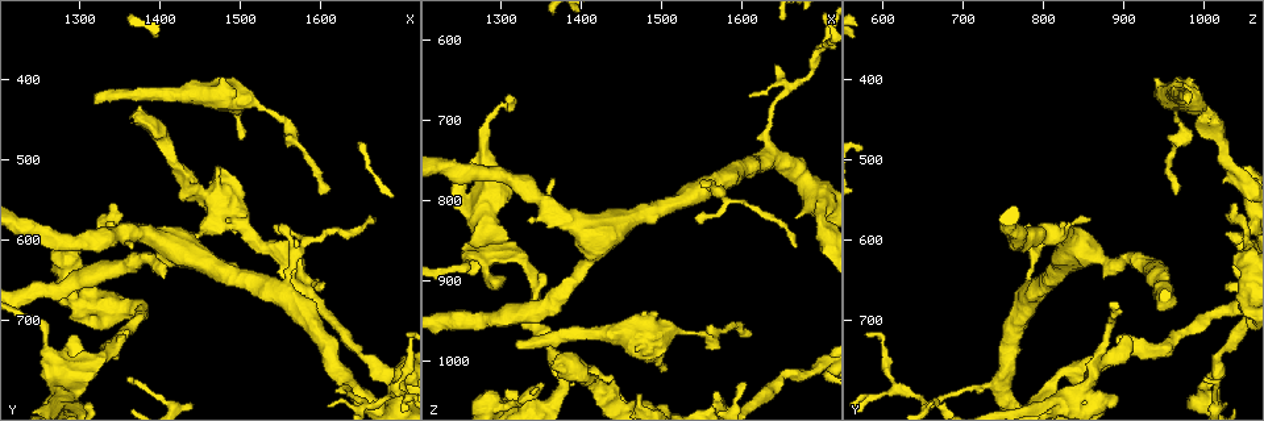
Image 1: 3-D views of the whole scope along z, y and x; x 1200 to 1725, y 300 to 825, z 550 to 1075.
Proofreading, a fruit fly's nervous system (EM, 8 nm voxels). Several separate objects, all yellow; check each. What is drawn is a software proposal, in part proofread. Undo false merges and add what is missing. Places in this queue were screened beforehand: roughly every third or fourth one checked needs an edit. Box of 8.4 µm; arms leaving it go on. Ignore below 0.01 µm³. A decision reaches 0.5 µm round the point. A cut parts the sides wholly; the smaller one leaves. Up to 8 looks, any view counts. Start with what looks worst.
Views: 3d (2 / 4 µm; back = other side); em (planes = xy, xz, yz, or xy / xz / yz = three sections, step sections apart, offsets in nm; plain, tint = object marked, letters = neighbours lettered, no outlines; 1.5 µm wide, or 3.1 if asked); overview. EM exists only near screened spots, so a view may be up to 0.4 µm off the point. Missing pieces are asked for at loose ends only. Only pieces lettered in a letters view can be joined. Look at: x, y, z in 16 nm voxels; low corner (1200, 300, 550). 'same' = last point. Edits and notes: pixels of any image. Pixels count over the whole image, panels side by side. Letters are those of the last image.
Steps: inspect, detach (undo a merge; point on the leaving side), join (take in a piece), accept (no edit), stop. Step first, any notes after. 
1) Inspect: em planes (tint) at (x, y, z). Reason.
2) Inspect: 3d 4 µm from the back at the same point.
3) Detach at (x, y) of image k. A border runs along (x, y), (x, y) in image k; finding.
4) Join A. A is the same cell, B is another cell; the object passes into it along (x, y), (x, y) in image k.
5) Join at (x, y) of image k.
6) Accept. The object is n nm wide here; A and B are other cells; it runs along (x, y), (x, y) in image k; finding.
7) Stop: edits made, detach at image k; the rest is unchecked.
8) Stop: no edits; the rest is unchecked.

Inspect: em xy step 8 (tint) at (1300, 780, 855). Thin arm on a thick one.

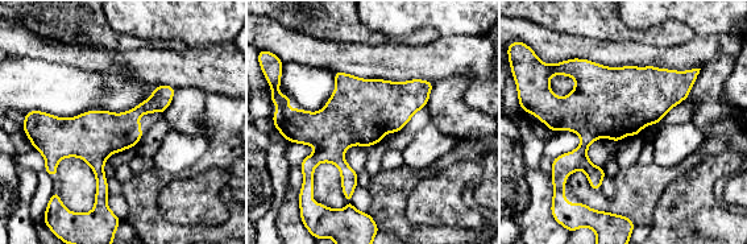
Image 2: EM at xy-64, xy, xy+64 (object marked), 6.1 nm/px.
Inspect: em planes (tint) at the same point. Another direction.

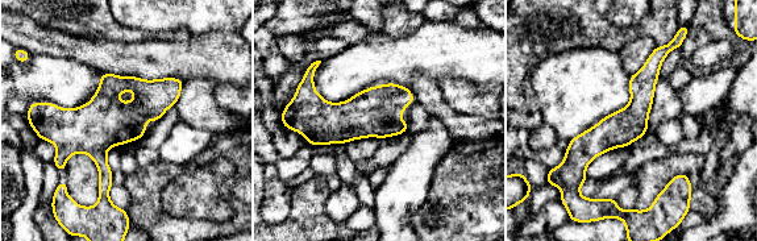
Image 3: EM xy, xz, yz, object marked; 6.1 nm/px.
Inspect: em planes (letters) at the same point. See the neighbours.

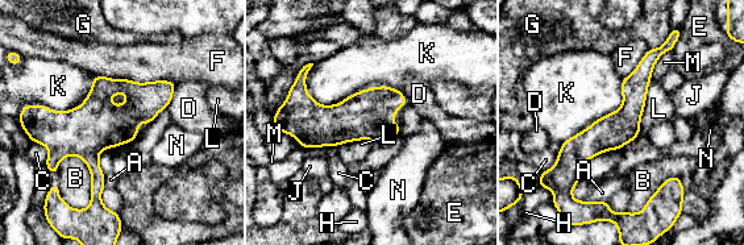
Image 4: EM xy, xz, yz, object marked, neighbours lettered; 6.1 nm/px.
Accept. A, B, C, D, E, F, G, H, J, K, L, M and N are other cells; a border runs along (640, 132), (620, 148) in image 4; all the same neuron.

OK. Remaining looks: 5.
Inspect: 3d 4 µm at (1440, 590, 1030). Tapers out.

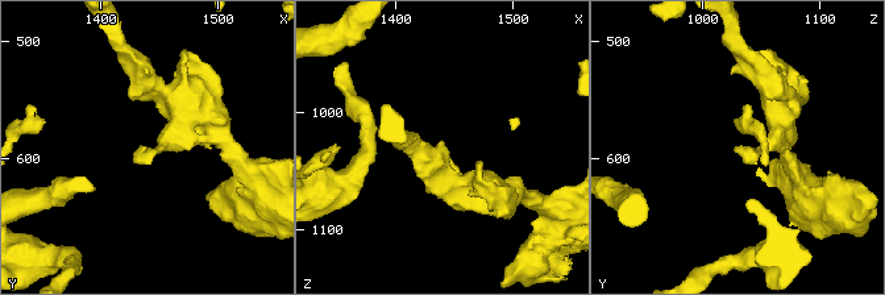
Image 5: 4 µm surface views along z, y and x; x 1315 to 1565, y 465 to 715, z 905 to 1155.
Inspect: em planes (letters) at (1436, 592, 1030).

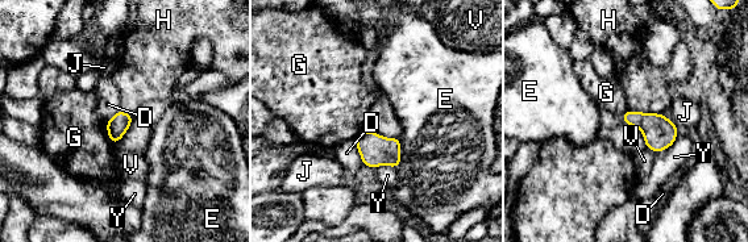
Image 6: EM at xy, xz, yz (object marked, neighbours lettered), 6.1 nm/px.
Accept. D, E, G, H, J, V and Y are other cells; a border runs along (106, 121), (106, 129), (113, 145) in image 6; none of them fits.

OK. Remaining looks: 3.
Inspect: em xz step 4 (tint) at (1670, 575, 855). Free end.

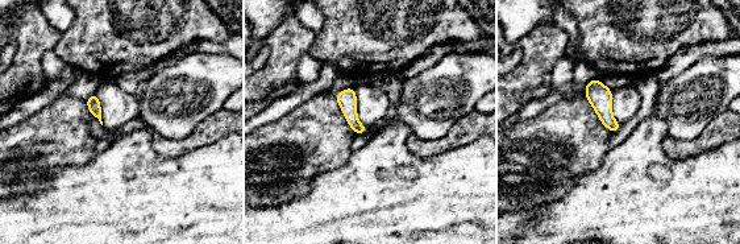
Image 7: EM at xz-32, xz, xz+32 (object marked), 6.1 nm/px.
Inspect: em planes (letters) at the same point. Another direction.

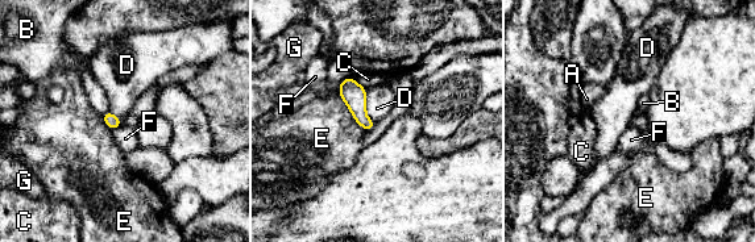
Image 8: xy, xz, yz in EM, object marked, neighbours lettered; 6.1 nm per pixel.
Accept. The object is 80 nm wide here; A, B, C, D, E, F and G are other cells; a border runs along (365, 90), (365, 113), (374, 122) in image 8; no lettered piece goes on from it.

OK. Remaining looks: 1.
Stop: no edits; the rest is unchecked.

